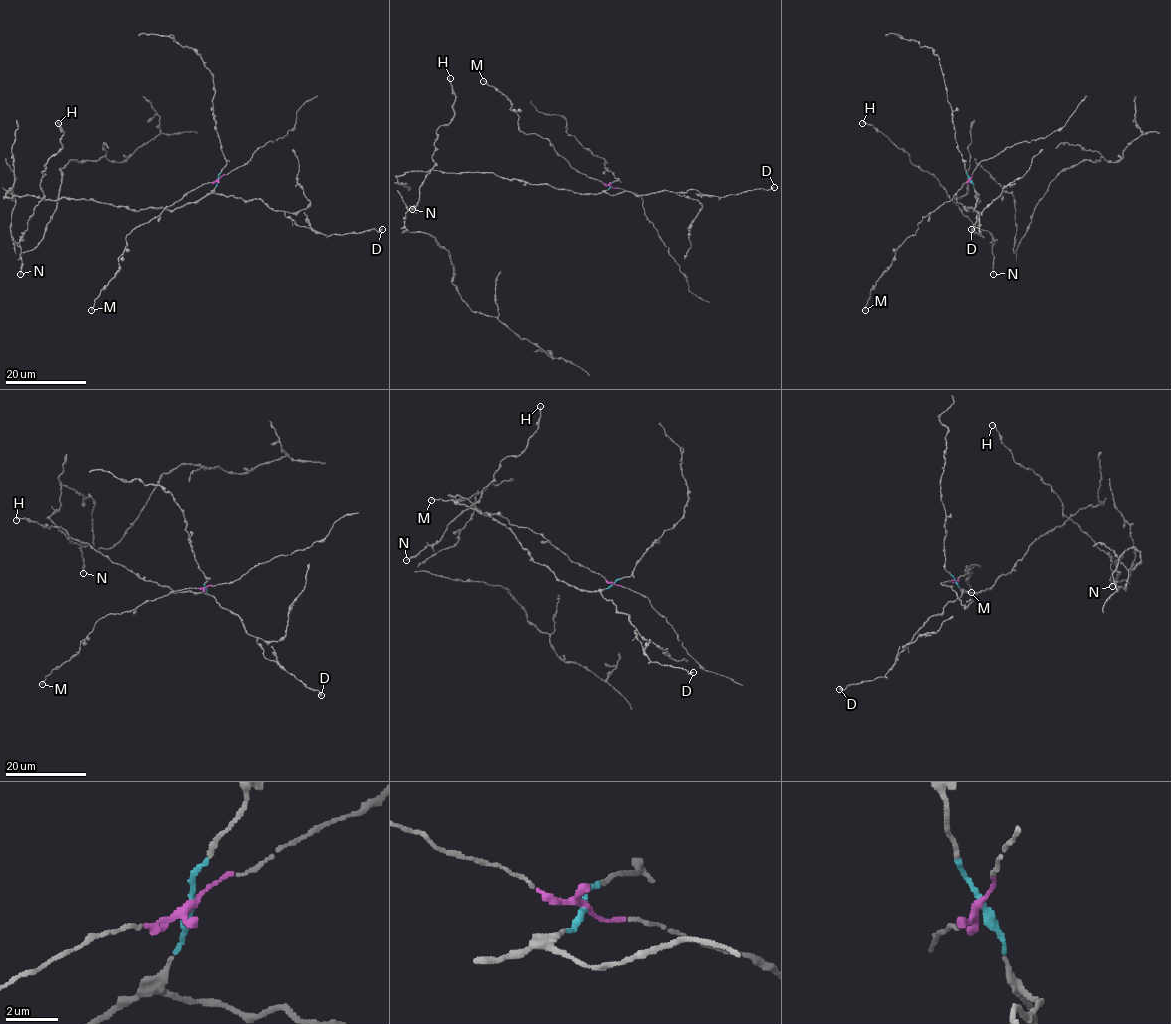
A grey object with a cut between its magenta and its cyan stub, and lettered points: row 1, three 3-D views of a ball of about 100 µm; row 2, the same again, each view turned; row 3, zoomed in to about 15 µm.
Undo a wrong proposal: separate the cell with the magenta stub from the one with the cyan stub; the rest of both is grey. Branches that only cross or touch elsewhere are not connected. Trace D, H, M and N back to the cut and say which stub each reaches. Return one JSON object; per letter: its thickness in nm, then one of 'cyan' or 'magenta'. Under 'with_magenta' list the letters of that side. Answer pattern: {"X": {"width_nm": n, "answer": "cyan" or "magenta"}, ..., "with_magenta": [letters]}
{"D": {"width_nm": 340, "answer": "cyan"}, "H": {"width_nm": 180, "answer": "cyan"}, "M": {"width_nm": 150, "answer": "magenta"}, "N": {"width_nm": 200, "answer": "cyan"}, "with_magenta": ["M"]}

